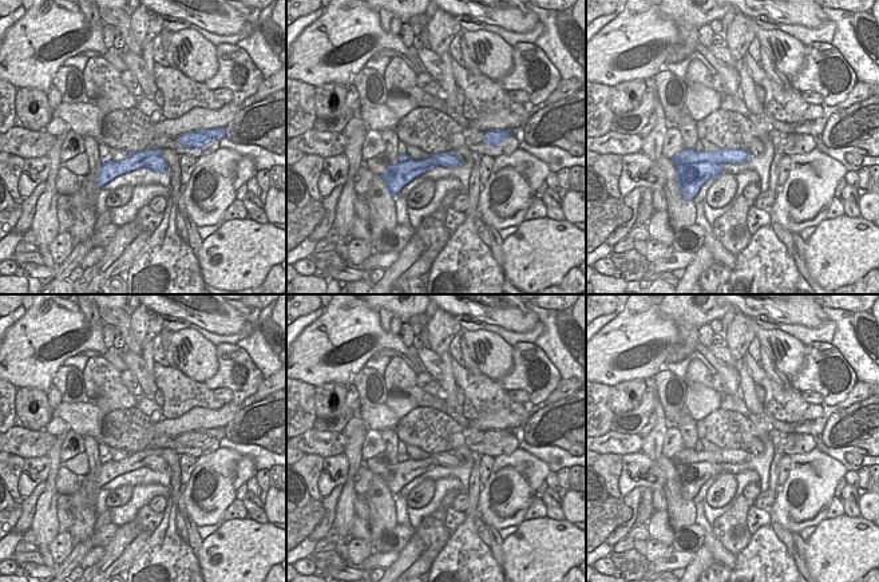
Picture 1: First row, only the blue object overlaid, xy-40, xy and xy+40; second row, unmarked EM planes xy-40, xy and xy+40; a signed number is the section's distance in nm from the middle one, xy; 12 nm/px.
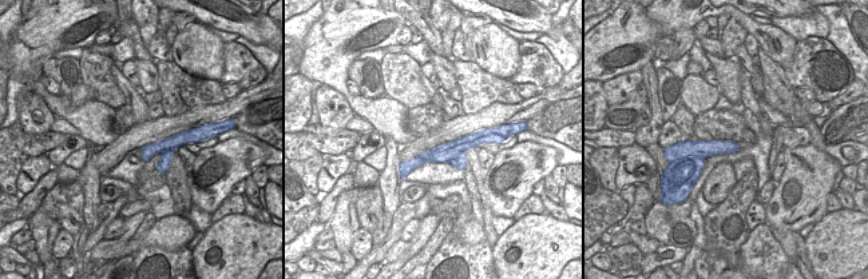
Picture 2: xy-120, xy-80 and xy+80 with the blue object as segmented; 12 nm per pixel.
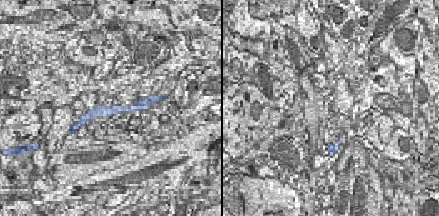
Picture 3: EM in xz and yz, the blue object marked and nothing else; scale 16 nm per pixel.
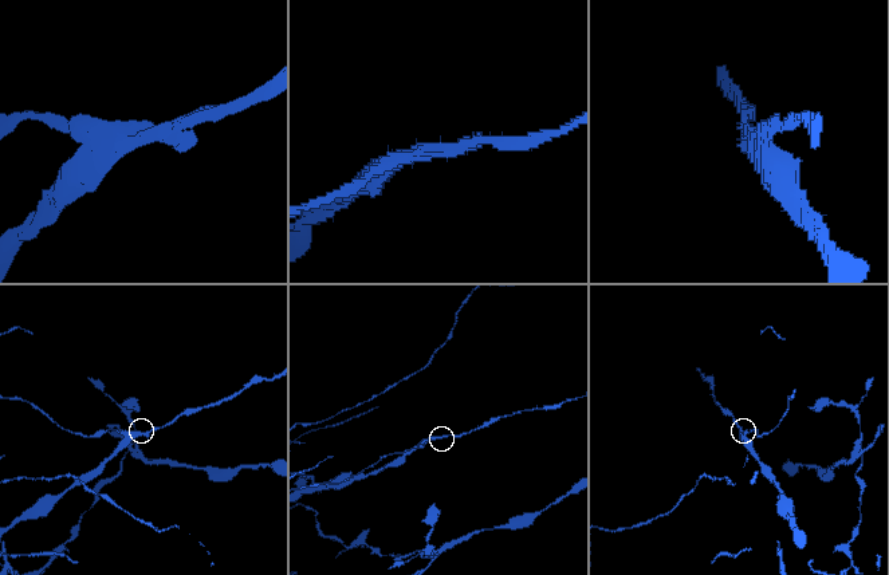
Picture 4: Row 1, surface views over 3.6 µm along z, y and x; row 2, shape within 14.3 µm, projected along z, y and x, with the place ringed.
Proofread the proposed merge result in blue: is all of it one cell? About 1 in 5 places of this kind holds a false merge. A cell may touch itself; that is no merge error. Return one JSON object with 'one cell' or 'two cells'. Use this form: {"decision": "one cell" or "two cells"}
{"decision": "two cells"}

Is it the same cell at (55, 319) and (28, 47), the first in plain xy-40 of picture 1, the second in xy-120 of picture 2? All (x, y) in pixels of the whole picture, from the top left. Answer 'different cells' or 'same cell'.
same cell

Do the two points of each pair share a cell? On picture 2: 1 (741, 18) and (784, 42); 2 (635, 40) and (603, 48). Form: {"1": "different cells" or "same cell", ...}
{"1": "same cell", "2": "same cell"}

